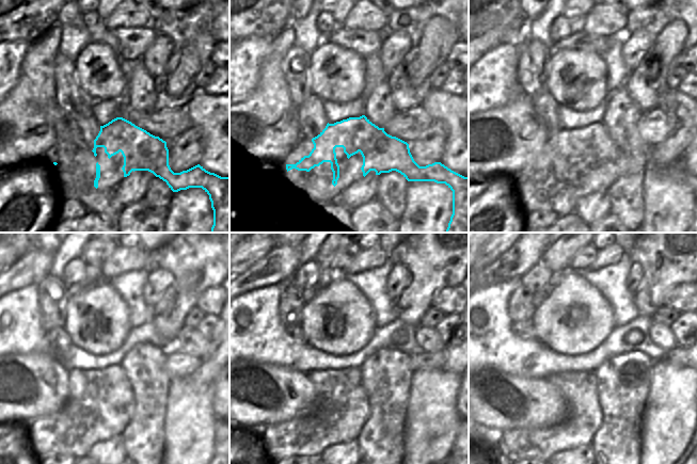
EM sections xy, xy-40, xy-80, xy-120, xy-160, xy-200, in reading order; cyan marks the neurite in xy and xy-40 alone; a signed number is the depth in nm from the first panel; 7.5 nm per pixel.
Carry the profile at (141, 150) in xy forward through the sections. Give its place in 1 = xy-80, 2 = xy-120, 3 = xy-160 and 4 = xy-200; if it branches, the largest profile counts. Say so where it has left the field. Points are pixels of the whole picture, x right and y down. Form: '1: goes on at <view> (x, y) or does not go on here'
1: goes on at xy-80 (560, 148)
2: goes on at xy-120 (81, 382)
3: goes on at xy-160 (325, 380)
4: goes on at xy-200 (566, 381)

